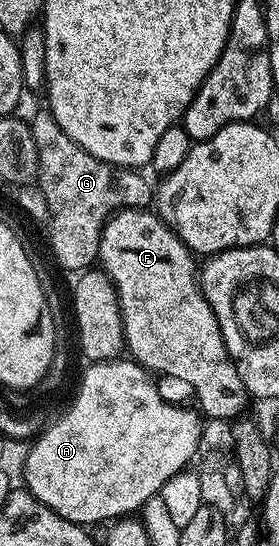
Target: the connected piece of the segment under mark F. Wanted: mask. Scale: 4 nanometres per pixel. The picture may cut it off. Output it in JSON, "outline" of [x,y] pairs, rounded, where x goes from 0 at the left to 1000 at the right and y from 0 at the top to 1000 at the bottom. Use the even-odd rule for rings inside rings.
{"outline":[[[459,379],[416,386],[369,416],[351,480],[427,538],[427,571],[441,577],[452,641],[470,641],[470,650],[502,665],[502,674],[530,672],[513,676],[530,681],[559,679],[570,687],[602,687],[606,692],[685,709],[703,734],[713,736],[710,751],[746,769],[839,769],[871,753],[871,689],[857,685],[842,659],[814,645],[814,634],[792,617],[792,603],[778,595],[771,570],[728,540],[706,482],[699,489],[703,469],[588,403],[584,408],[541,383]]]}

